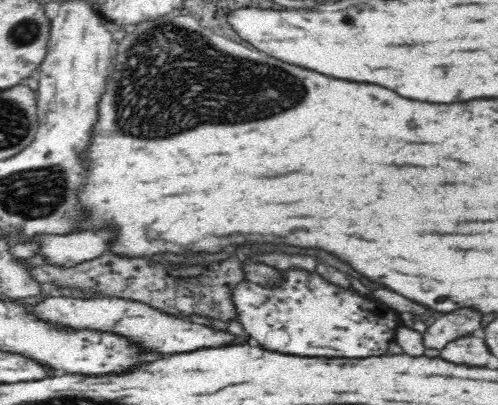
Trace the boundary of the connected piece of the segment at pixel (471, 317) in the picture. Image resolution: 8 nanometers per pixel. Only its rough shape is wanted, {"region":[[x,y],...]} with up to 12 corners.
{"region":[[460,308],[424,332],[424,346],[442,350],[448,342],[482,328],[482,314]]}

